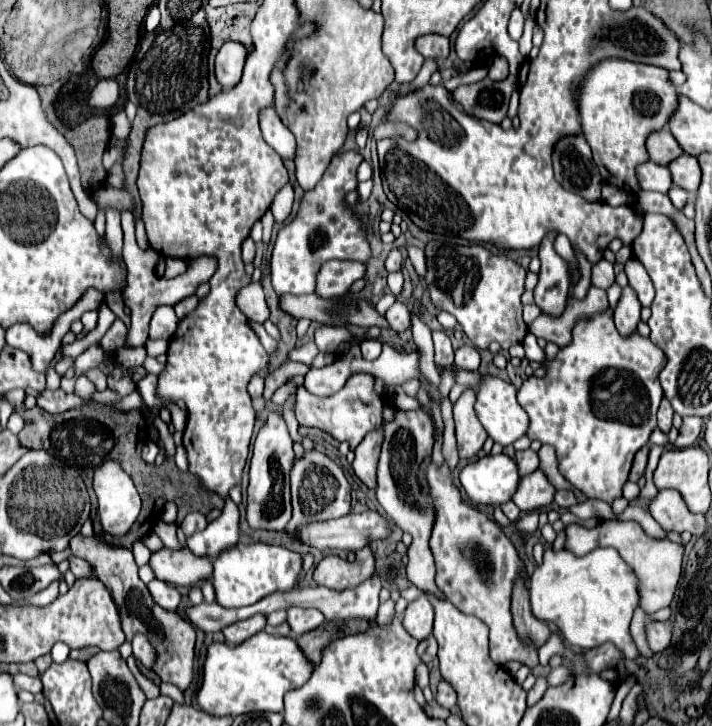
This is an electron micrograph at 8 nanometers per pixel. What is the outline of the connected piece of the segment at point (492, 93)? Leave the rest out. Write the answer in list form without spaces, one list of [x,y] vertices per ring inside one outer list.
[[[507,77],[505,81],[481,79],[471,85],[459,85],[451,91],[453,101],[457,101],[465,113],[477,119],[485,119],[491,123],[501,123],[507,115],[509,95],[515,89],[515,77]]]

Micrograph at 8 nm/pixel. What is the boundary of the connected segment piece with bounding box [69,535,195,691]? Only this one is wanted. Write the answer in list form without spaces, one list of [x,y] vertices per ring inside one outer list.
[[[75,535],[71,539],[69,549],[73,555],[87,559],[95,567],[96,577],[103,581],[103,585],[107,587],[107,591],[111,593],[111,597],[119,609],[121,627],[123,627],[127,641],[131,643],[137,633],[143,633],[149,639],[149,643],[155,647],[157,659],[153,663],[153,671],[161,677],[161,681],[173,683],[181,691],[187,691],[193,681],[193,659],[195,659],[195,629],[193,629],[191,621],[181,617],[179,613],[159,607],[153,601],[151,593],[147,591],[147,585],[137,575],[139,567],[135,565],[133,553],[129,549],[111,547],[95,537],[87,539],[83,535]]]

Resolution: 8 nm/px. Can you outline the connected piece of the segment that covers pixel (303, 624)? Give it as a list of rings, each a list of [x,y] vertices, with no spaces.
[[[291,607],[289,611],[287,611],[287,623],[291,625],[291,631],[293,631],[293,635],[303,635],[303,633],[307,633],[307,631],[311,631],[311,629],[315,629],[315,625],[321,625],[323,621],[325,621],[325,617],[323,617],[323,613],[321,611],[307,611],[307,609],[299,609],[299,607]]]

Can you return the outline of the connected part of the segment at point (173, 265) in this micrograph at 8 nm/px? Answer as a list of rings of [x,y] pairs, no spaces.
[[[167,257],[165,262],[166,262],[166,268],[164,272],[165,278],[170,279],[180,274],[183,274],[186,271],[185,268],[186,263],[184,259]]]

